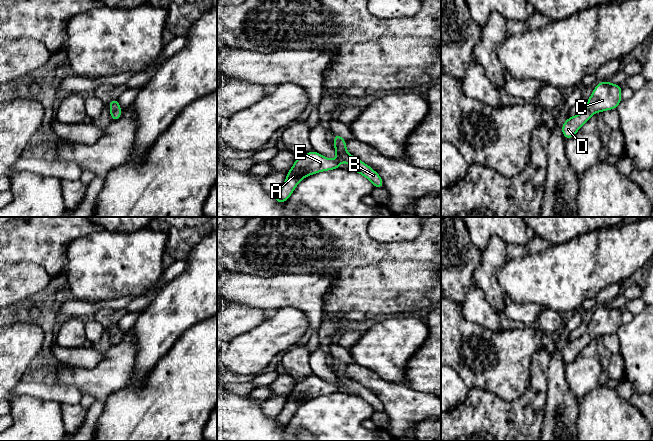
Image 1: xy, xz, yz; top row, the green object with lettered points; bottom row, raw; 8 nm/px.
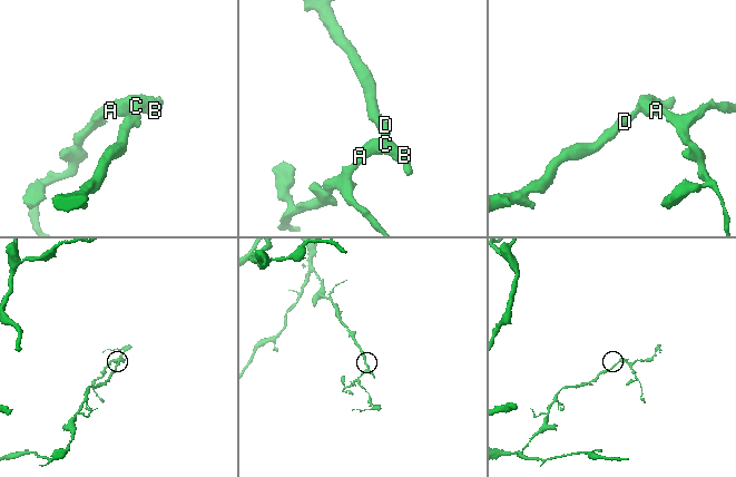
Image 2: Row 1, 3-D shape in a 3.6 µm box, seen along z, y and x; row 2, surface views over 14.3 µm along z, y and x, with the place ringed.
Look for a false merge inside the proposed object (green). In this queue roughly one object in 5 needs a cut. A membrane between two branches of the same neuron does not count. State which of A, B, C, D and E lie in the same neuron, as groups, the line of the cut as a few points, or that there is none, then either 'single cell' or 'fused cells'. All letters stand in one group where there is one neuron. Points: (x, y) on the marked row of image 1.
A B C D E; no cut; single cell

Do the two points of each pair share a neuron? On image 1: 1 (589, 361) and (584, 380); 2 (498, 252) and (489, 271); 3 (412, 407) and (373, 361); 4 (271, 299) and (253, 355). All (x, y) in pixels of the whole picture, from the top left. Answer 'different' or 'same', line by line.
1: same
2: same
3: different
4: different

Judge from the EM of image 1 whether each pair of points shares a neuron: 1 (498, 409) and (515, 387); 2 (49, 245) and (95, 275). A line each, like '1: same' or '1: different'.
1: different
2: different

